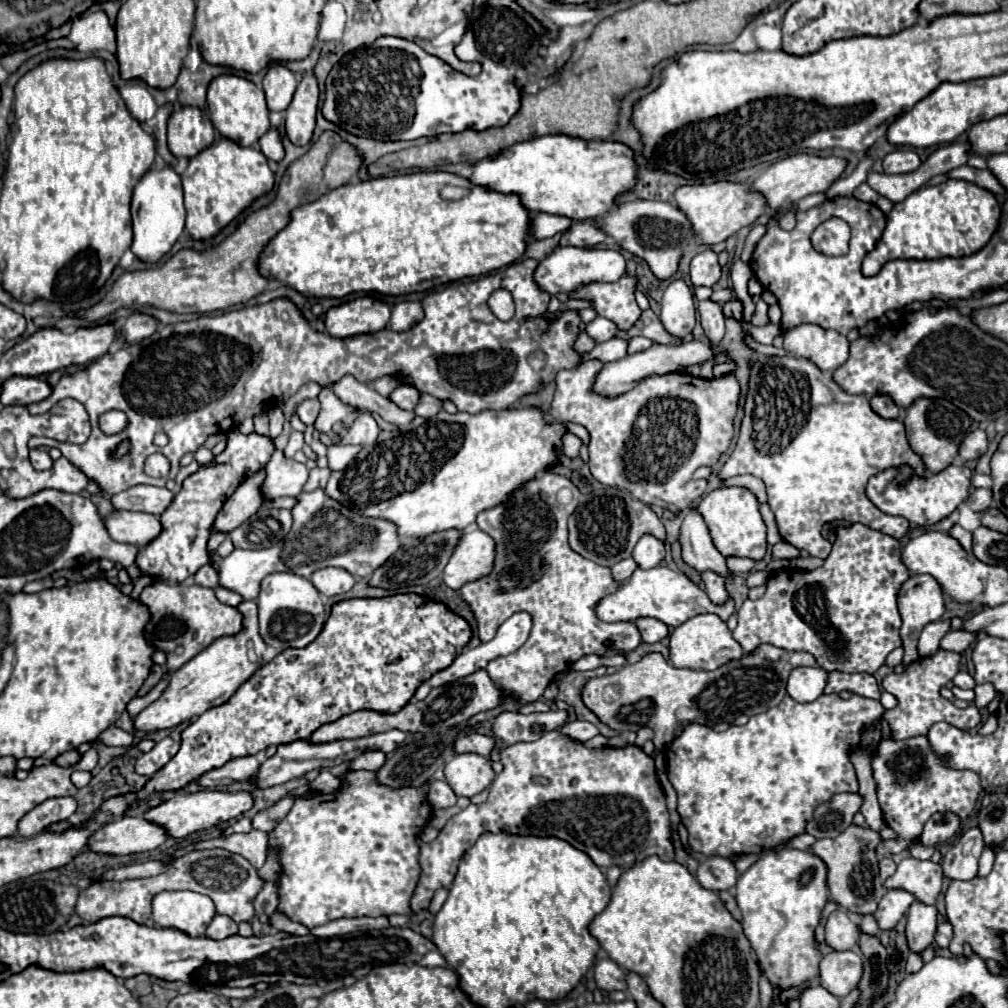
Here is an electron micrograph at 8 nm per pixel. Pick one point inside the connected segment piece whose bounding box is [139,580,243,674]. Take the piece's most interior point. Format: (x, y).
(184, 620)

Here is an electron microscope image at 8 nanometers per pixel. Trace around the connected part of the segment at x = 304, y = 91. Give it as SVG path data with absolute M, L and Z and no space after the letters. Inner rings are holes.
M305 74L293 94L293 100L287 108L285 130L293 144L307 144L313 136L315 128L315 114L319 102L319 88L313 74Z

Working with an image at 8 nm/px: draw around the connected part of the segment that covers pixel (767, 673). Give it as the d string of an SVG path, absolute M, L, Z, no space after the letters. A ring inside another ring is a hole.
M759 644L751 654L745 654L741 660L731 660L723 666L719 666L713 672L705 672L705 670L689 670L689 668L675 668L667 662L667 658L659 652L651 652L647 656L643 656L639 662L635 664L627 664L621 670L617 670L611 676L601 676L601 678L591 678L585 688L583 688L583 702L587 704L589 710L593 710L599 720L603 724L607 724L609 728L617 730L617 732L625 732L625 730L633 730L637 732L643 726L649 726L655 730L655 748L663 750L675 736L679 736L679 732L687 726L687 724L705 724L705 726L713 726L717 722L731 722L735 714L759 714L765 712L767 708L773 708L775 704L779 704L785 696L785 682L787 676L793 668L797 666L815 666L815 658L807 652L789 652L771 644ZM609 684L617 684L617 692L619 698L617 700L607 700L605 698L605 690Z

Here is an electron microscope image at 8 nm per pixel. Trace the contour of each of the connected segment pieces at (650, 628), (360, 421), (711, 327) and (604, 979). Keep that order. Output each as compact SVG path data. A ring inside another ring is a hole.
M639 618L639 620L635 620L635 624L637 624L639 632L641 632L641 640L643 642L659 642L659 640L669 636L669 628L661 620Z
M361 412L355 422L351 424L351 428L343 430L345 436L343 436L343 444L349 442L349 444L359 444L359 446L365 446L365 444L375 444L377 442L377 436L379 436L379 426L375 422L375 418L369 414L369 412Z
M703 300L697 306L699 314L701 314L701 326L707 334L707 338L711 340L713 348L719 348L723 334L725 334L725 318L721 312L721 304L711 302L711 300Z
M603 958L595 964L595 982L601 992L611 992L611 990L627 990L627 980L625 980L625 970L621 970L611 958Z

